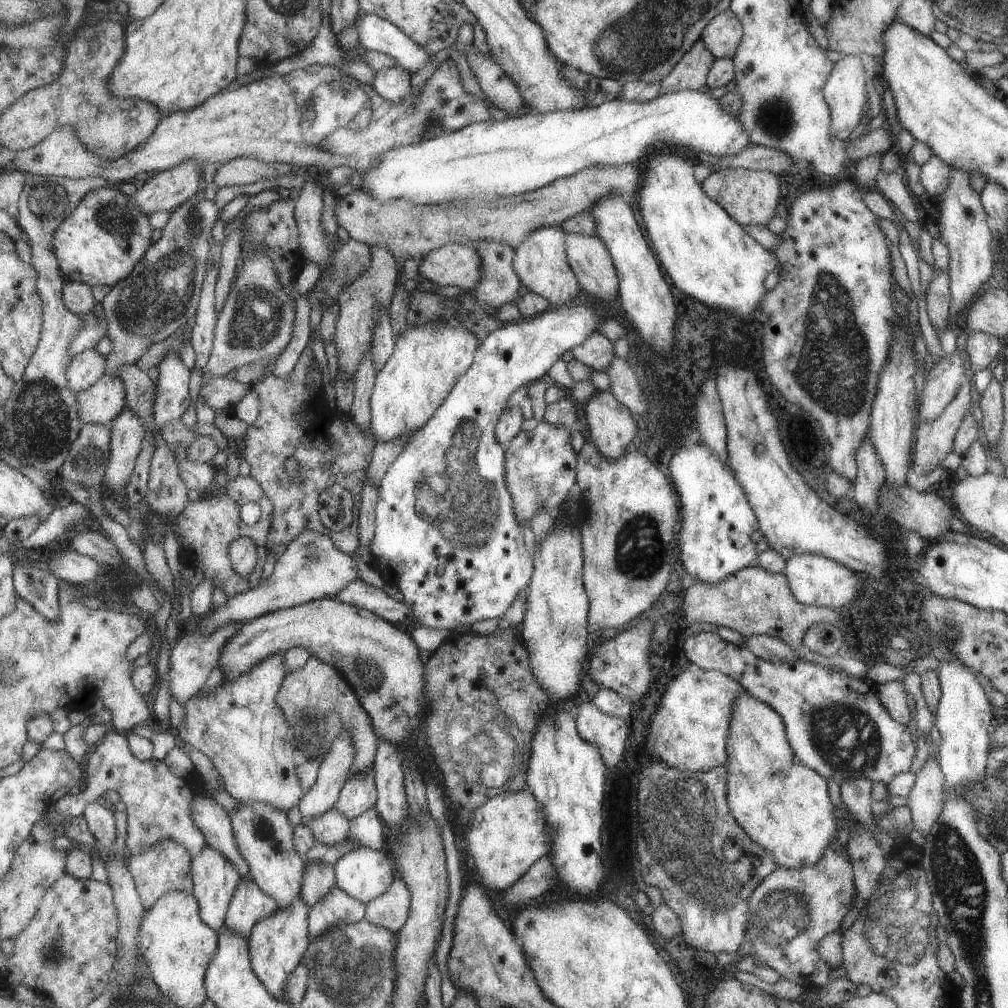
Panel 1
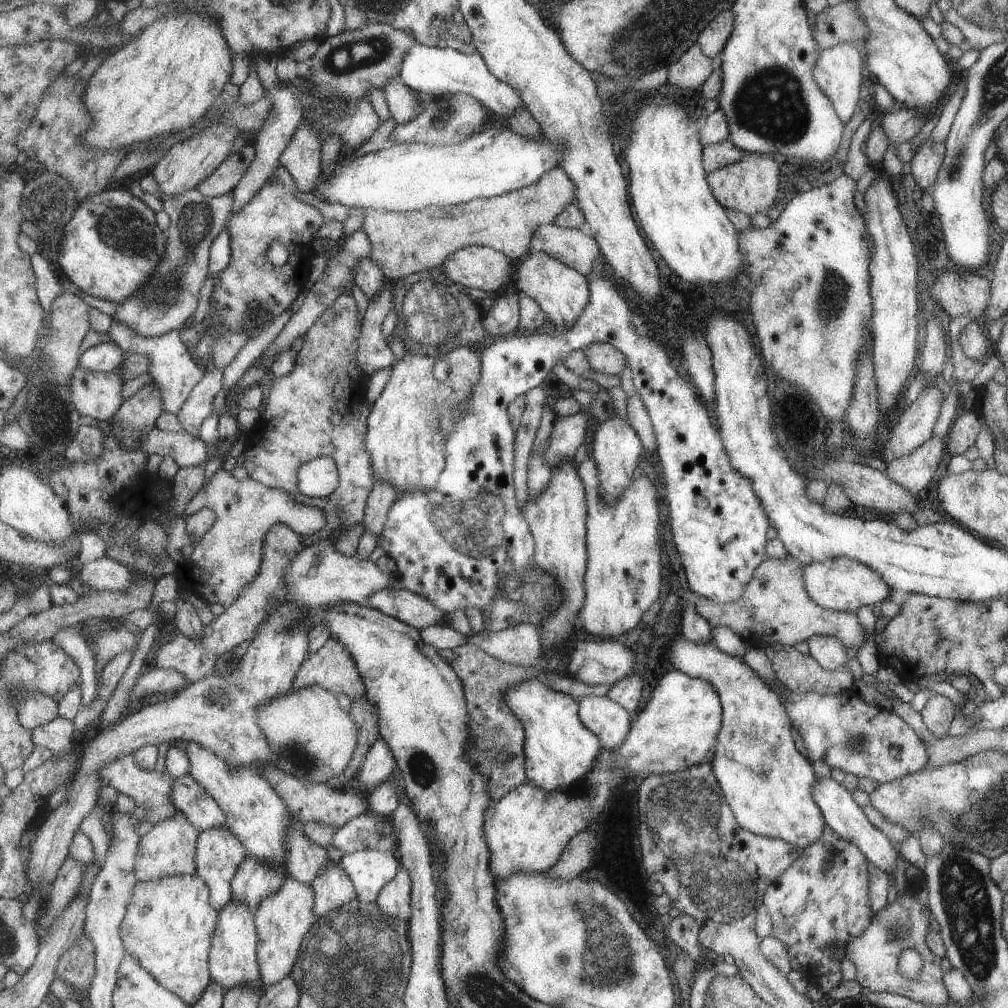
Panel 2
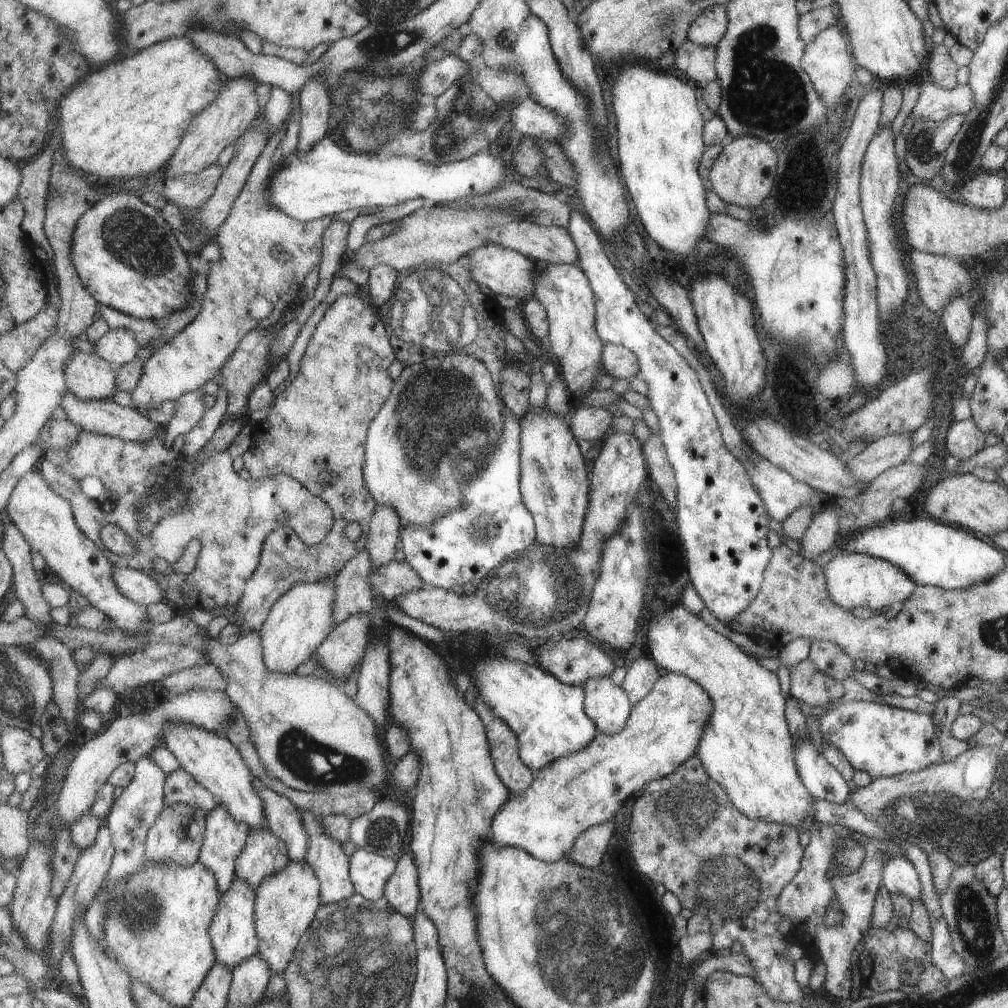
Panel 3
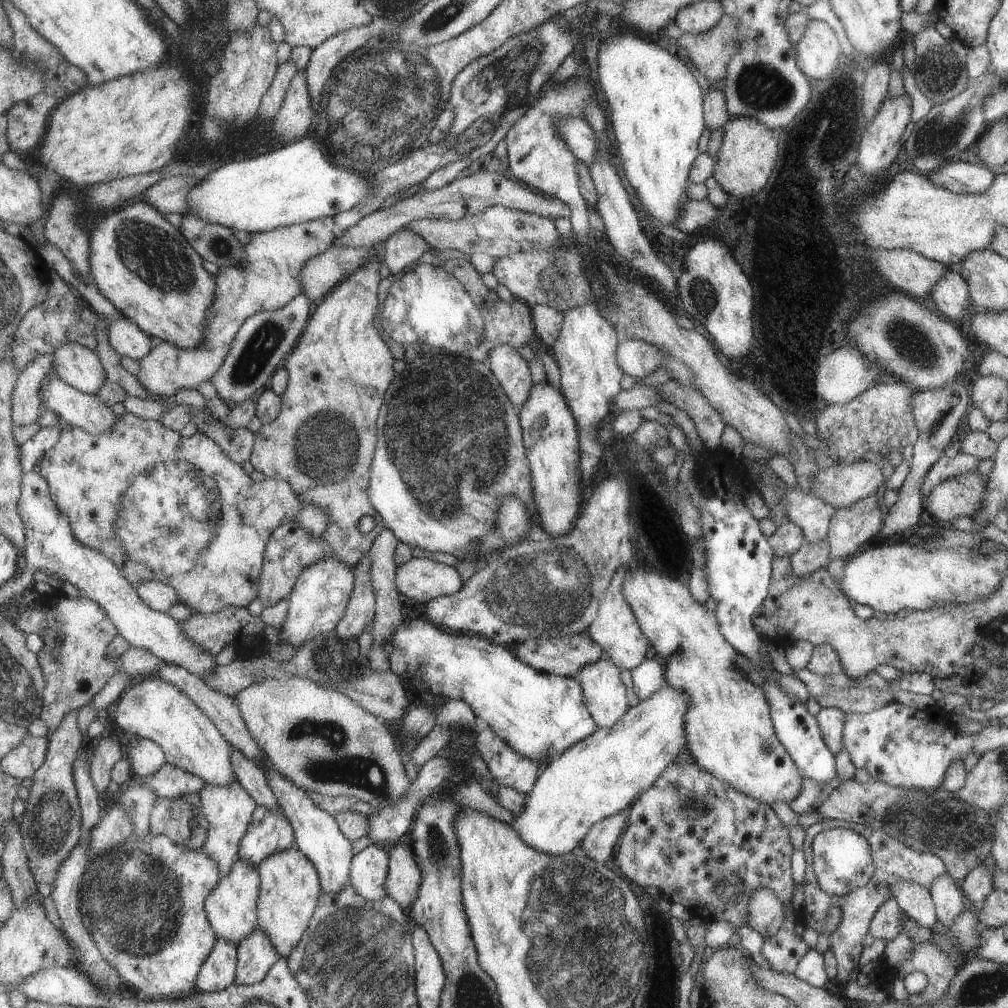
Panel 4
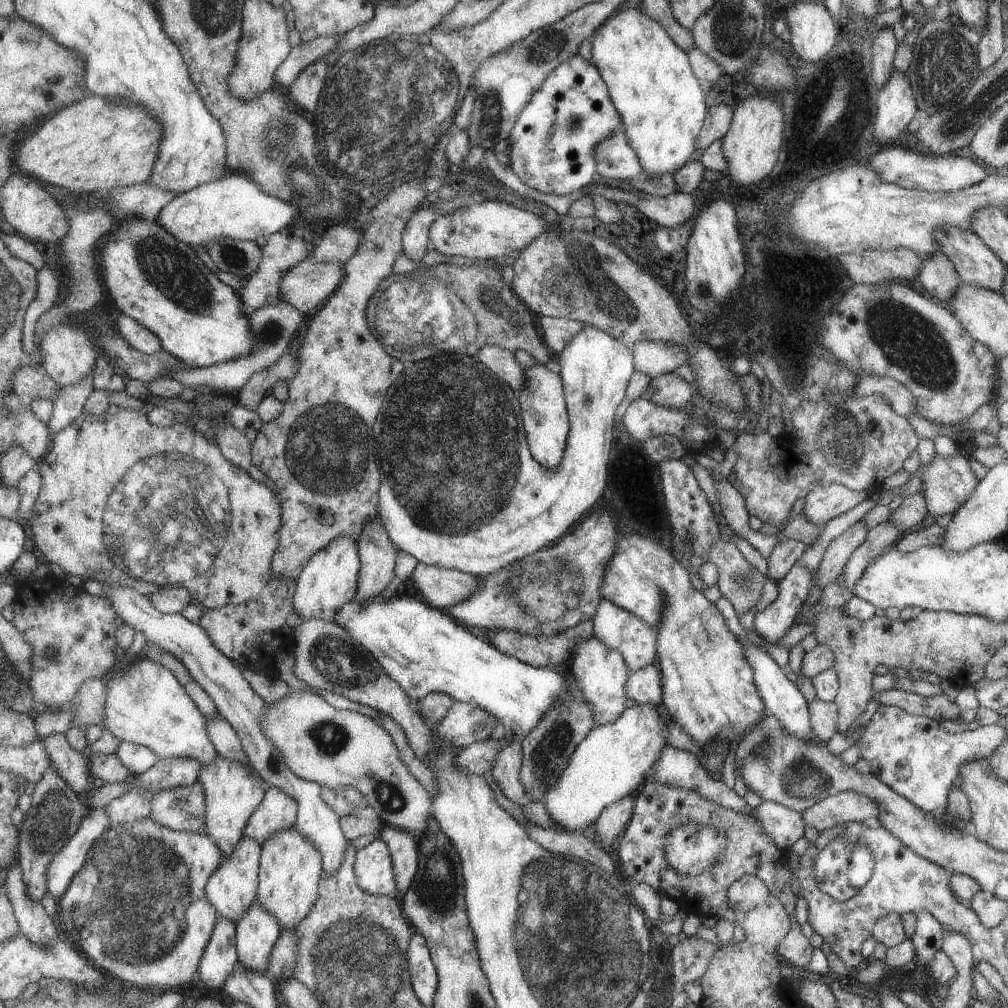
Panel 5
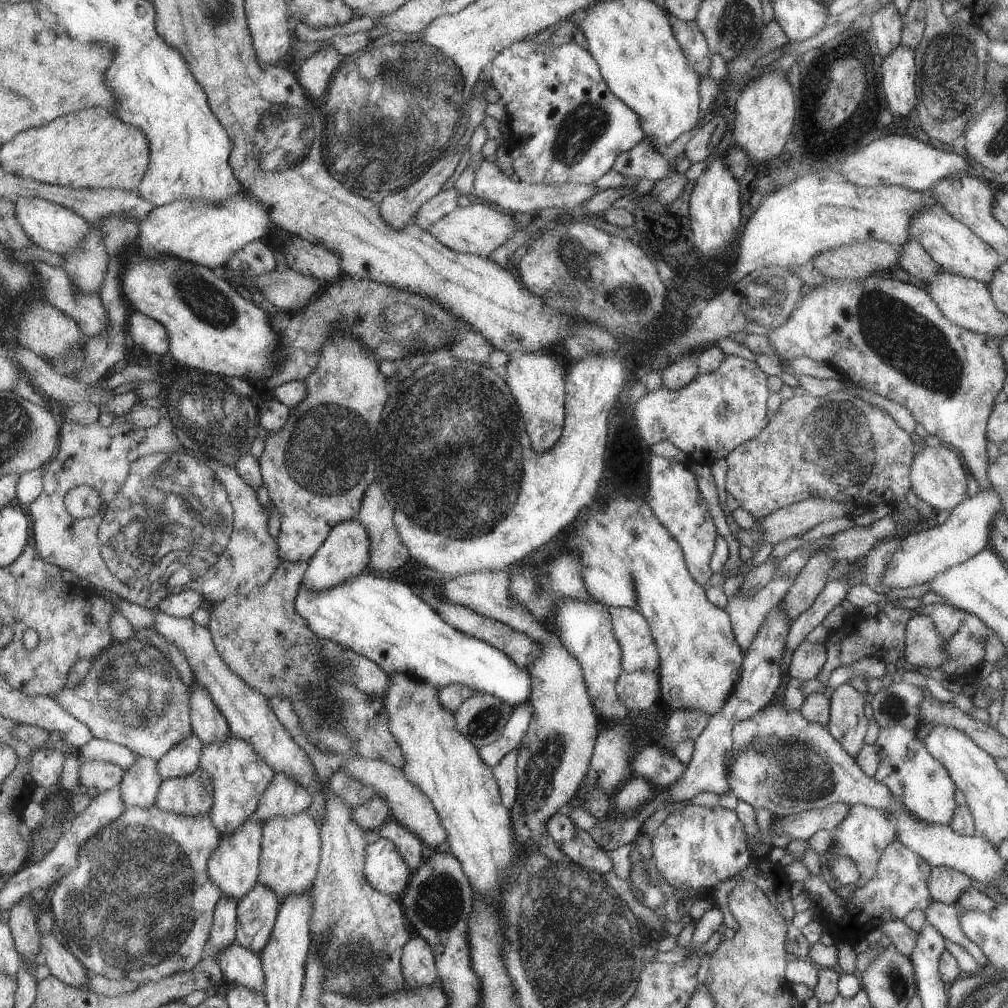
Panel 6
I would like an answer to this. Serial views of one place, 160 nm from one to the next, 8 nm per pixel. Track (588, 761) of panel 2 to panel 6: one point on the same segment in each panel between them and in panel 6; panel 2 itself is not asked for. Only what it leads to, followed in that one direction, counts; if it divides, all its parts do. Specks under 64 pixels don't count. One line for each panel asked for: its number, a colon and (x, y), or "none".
3: (548, 718)
4: (539, 715)
5: (424, 650)
6: (380, 618)

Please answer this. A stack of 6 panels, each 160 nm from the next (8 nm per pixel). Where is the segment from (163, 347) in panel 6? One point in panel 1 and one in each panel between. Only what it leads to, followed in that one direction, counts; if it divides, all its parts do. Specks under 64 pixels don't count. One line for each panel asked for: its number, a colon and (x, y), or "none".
1: (86, 369)
2: (108, 356)
3: (119, 346)
4: (127, 337)
5: (140, 337)

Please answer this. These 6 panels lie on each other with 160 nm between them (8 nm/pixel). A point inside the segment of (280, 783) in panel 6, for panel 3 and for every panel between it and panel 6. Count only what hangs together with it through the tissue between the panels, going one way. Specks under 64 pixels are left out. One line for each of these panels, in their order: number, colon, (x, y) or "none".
3: (265, 854)
4: (270, 831)
5: (279, 810)

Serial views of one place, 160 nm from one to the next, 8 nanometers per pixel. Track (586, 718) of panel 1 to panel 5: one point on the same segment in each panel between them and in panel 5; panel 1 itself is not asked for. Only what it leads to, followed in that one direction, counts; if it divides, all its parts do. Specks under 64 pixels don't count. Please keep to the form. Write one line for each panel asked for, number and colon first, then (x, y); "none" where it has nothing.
2: (610, 722)
3: (606, 705)
4: (604, 692)
5: (600, 672)

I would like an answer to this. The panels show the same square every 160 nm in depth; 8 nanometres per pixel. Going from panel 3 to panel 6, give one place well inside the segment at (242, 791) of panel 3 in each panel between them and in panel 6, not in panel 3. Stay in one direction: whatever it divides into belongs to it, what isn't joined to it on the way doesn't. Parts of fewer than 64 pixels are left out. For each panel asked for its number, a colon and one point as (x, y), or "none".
4: (153, 708)
5: (146, 704)
6: (134, 696)

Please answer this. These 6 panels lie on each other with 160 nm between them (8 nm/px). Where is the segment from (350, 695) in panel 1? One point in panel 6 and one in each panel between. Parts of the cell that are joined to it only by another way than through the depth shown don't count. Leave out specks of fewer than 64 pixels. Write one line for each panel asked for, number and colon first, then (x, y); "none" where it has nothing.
2: (331, 667)
3: (345, 646)
4: (361, 609)
5: (376, 551)
6: (386, 554)

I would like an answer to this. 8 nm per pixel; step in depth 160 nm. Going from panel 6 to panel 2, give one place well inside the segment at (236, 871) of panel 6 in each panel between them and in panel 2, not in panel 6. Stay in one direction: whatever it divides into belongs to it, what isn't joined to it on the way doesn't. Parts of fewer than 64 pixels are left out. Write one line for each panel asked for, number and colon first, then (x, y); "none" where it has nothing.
2: (234, 961)
3: (234, 932)
4: (232, 907)
5: (233, 888)

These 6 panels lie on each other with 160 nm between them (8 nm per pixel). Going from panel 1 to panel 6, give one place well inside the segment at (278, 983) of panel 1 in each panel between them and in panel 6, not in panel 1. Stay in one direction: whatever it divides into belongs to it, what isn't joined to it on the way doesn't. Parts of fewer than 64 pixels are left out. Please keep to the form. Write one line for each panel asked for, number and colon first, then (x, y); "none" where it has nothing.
2: (282, 921)
3: (287, 903)
4: (291, 888)
5: (292, 866)
6: (292, 846)

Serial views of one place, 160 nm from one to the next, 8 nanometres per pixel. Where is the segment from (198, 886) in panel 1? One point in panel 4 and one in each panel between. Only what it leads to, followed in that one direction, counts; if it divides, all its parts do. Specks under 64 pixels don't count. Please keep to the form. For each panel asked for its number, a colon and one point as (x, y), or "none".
2: (219, 854)
3: (225, 838)
4: (230, 808)

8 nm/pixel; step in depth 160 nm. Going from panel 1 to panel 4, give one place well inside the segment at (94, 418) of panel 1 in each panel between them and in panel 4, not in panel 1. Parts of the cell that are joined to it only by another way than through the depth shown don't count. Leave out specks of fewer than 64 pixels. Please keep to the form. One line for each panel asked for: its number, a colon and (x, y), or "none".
2: (98, 396)
3: (88, 376)
4: (78, 365)

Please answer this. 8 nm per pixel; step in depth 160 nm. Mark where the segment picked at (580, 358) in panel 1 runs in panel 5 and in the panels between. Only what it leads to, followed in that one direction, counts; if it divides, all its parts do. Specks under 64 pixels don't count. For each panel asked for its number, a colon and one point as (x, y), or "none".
2: (602, 357)
3: (616, 361)
4: (637, 358)
5: (653, 358)

